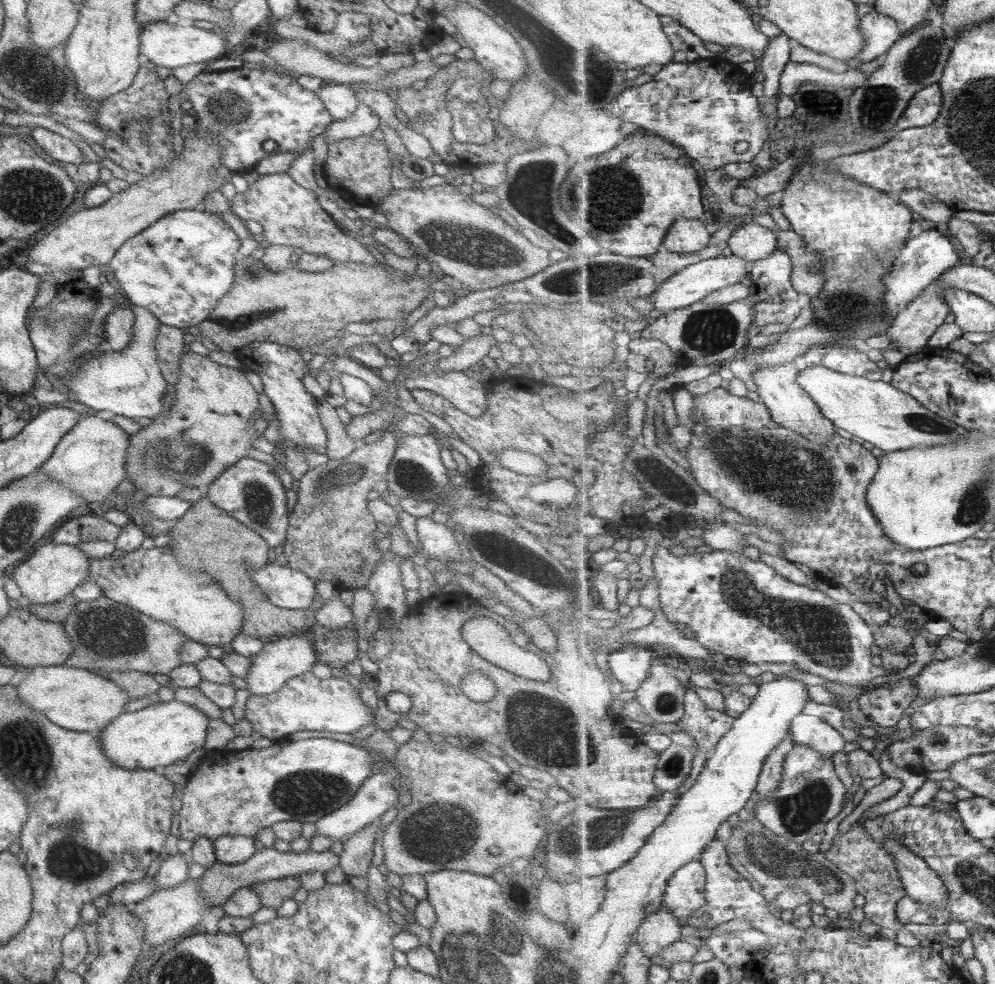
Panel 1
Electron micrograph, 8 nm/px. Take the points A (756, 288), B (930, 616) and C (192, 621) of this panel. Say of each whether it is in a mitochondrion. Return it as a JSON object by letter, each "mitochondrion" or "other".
{"A":"other","B":"other","C":"other"}

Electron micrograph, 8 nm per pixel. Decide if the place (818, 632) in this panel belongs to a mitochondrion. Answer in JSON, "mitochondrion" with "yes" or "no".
{"mitochondrion":"yes"}

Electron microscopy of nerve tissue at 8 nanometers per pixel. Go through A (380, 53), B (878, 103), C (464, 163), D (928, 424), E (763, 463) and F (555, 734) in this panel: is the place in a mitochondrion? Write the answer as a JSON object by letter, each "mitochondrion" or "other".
{"A":"other","B":"mitochondrion","C":"other","D":"mitochondrion","E":"mitochondrion","F":"mitochondrion"}

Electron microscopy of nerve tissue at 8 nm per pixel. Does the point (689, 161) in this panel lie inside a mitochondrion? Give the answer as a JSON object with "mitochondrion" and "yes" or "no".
{"mitochondrion":"no"}

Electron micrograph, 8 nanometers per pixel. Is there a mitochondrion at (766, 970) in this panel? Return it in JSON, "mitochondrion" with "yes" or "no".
{"mitochondrion":"no"}

